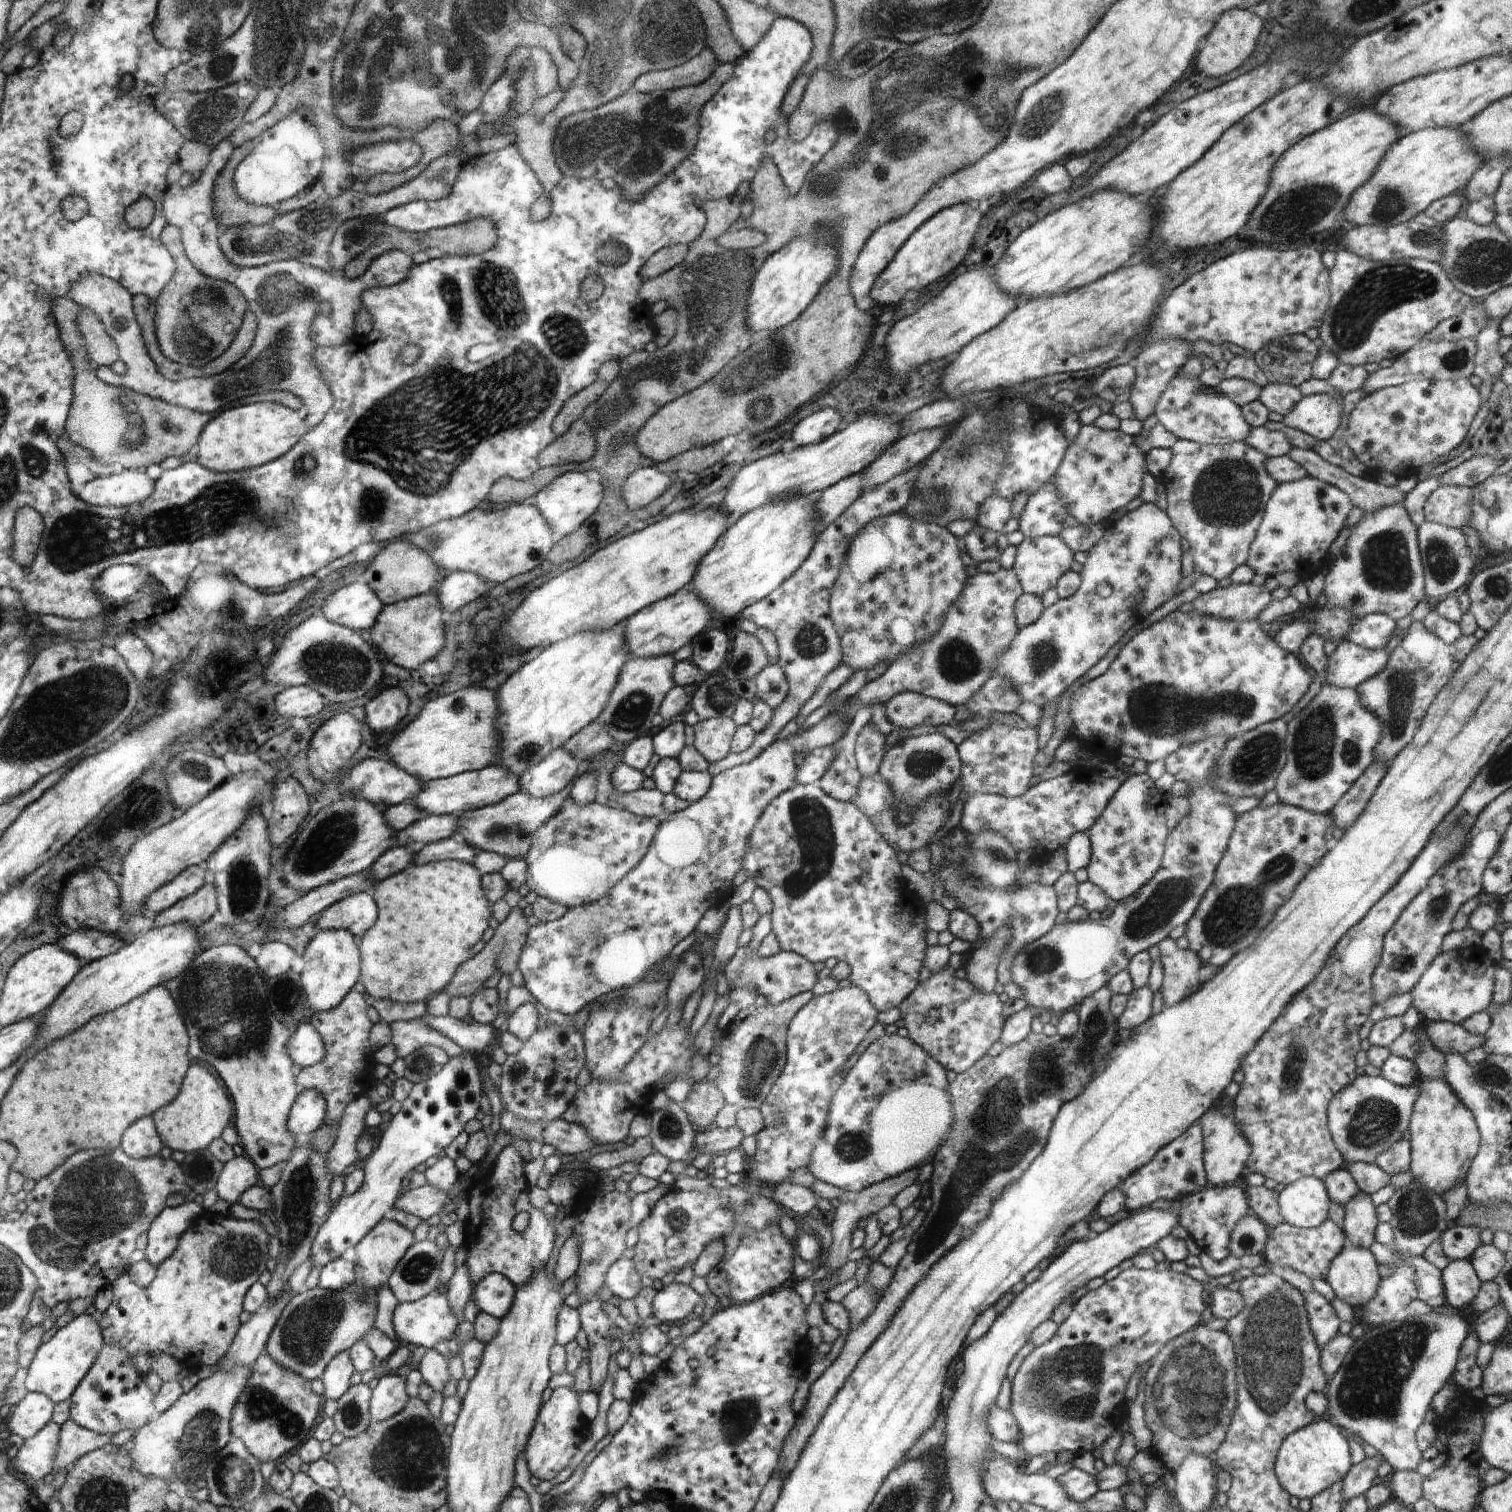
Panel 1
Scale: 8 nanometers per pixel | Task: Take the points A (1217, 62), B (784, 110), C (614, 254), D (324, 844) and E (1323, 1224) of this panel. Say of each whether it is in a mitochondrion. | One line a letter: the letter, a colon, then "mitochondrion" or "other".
A: other
B: other
C: mitochondrion
D: mitochondrion
E: other

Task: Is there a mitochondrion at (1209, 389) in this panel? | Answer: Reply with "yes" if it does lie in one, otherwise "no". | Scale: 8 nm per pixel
no

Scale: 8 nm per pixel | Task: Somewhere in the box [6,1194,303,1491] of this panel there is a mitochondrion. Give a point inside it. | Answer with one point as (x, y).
(201, 1435)

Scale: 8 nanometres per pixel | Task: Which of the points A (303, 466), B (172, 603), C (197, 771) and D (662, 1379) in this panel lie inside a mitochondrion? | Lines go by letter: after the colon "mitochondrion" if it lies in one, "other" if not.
A: mitochondrion
B: other
C: mitochondrion
D: other

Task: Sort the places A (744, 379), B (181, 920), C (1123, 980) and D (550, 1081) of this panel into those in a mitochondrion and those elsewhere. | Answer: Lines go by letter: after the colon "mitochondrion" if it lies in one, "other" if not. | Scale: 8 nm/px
A: mitochondrion
B: other
C: other
D: other

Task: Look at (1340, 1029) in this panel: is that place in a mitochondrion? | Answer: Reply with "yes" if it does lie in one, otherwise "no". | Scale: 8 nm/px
no

